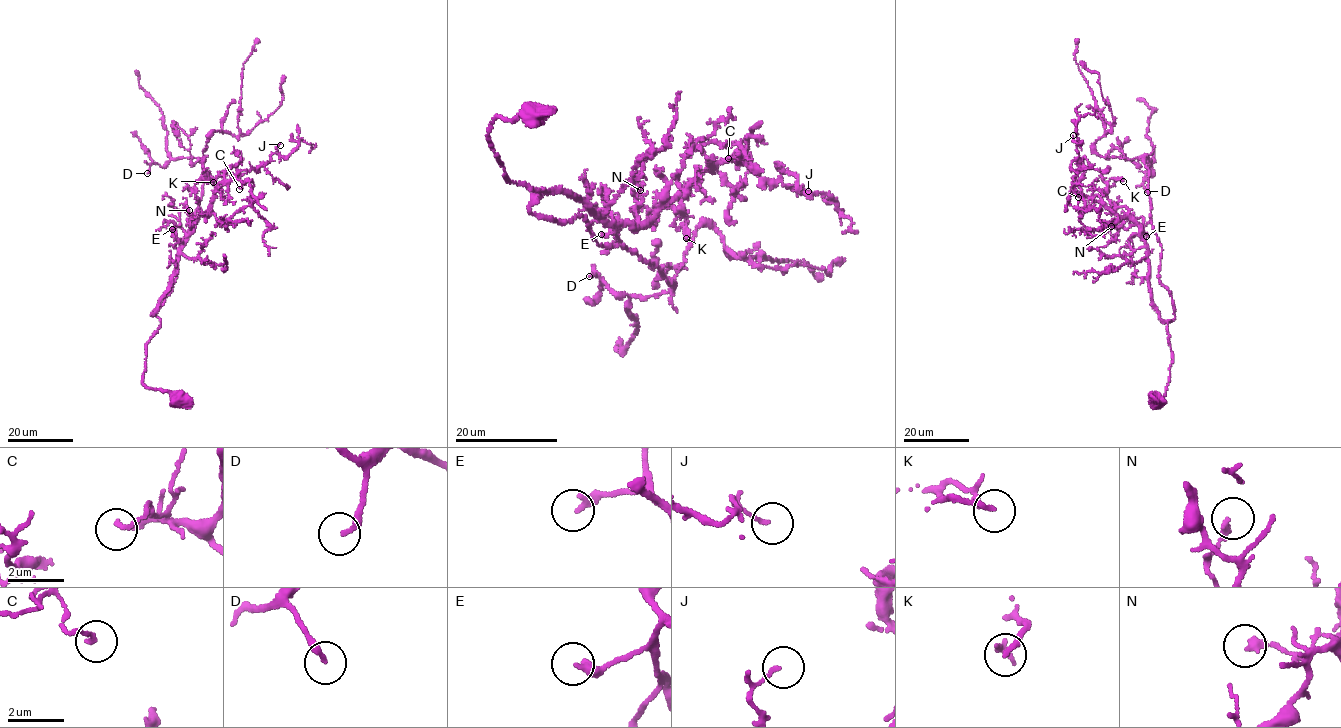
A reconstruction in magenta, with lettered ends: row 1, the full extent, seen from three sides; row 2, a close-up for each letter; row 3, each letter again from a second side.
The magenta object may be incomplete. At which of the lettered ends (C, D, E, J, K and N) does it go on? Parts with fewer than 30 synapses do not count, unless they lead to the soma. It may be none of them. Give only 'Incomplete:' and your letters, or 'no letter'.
Incomplete: no letter

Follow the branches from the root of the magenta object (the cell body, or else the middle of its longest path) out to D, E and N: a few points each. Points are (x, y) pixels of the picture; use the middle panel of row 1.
D: (534, 118), (488, 135), (509, 182), (539, 190), (531, 212), (581, 216), (674, 287), (589, 276)
E: (534, 118), (491, 126), (506, 178), (539, 190), (535, 201), (564, 193), (620, 225), (601, 234)
N: (534, 118), (497, 117), (488, 135), (509, 182), (539, 190), (535, 200), (564, 193), (633, 228), (640, 190)

